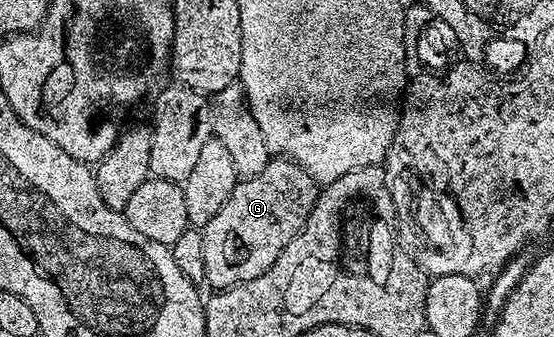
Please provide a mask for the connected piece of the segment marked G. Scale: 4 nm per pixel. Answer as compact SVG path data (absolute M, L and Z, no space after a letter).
M273 158L261 170L261 174L253 174L240 179L236 183L233 194L225 198L225 206L209 218L209 222L202 225L203 241L205 242L205 274L203 280L211 283L212 289L232 288L241 282L249 282L253 278L261 278L273 262L297 238L297 234L305 226L309 214L313 210L315 200L319 197L320 185L315 183L315 179L306 172L300 164L286 158Z

